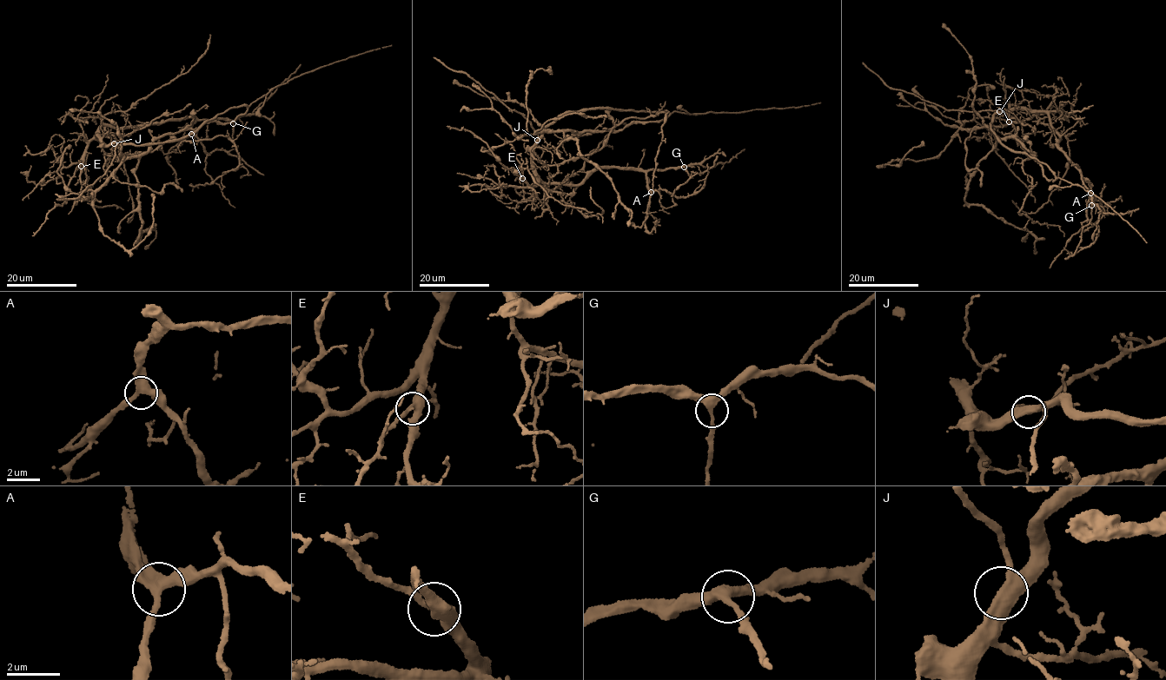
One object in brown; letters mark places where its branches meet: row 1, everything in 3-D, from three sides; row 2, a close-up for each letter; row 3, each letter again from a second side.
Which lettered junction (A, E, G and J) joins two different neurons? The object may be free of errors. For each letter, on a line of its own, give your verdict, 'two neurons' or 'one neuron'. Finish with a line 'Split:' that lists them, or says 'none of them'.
A: one neuron
E: one neuron
G: one neuron
J: one neuron
Split: none of them

